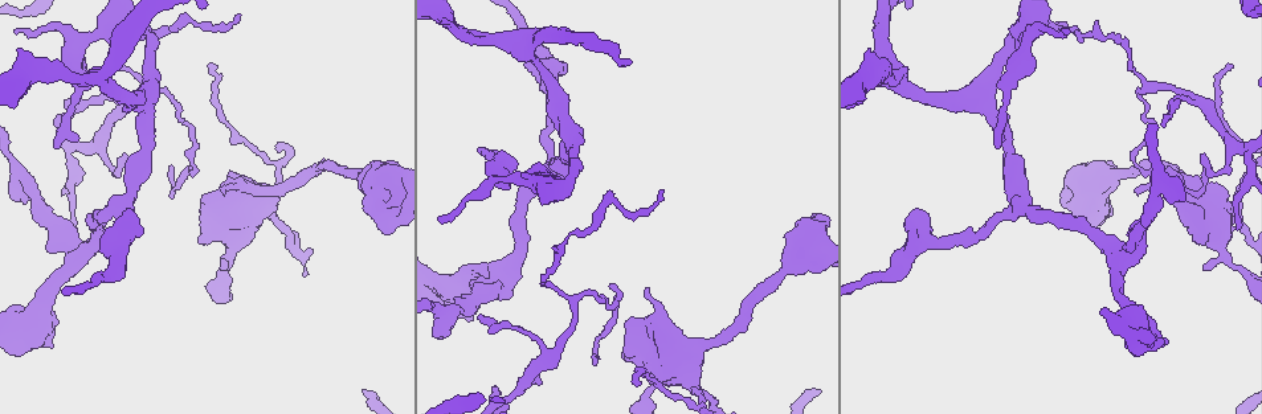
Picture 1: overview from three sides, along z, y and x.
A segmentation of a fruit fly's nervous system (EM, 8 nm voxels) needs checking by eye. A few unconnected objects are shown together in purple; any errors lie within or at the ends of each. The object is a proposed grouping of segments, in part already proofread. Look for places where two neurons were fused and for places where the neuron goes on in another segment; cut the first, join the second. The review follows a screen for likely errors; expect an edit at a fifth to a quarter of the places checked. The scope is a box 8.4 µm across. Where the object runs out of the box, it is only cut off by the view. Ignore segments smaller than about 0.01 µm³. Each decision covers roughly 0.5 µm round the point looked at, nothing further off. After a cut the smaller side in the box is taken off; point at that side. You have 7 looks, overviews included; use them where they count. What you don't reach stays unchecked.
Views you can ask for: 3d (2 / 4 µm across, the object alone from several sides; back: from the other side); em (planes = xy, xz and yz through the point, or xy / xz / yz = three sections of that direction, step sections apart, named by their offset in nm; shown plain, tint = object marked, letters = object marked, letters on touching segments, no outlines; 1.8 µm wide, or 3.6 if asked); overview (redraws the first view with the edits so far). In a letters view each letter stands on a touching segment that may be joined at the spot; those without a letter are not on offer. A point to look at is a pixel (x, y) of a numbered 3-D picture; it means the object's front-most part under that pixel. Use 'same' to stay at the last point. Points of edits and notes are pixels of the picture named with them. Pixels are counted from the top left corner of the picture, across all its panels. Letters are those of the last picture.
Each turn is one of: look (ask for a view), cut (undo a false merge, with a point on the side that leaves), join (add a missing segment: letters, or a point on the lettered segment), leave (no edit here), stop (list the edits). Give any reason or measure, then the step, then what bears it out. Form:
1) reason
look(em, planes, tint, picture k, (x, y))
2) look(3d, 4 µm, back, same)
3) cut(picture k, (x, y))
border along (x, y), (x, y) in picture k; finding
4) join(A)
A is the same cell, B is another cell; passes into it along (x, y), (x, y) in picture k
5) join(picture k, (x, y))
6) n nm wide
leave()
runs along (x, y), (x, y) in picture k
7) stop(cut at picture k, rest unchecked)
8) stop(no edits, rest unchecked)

tapers out
look(em, planes, plain, picture 1, (661, 192))

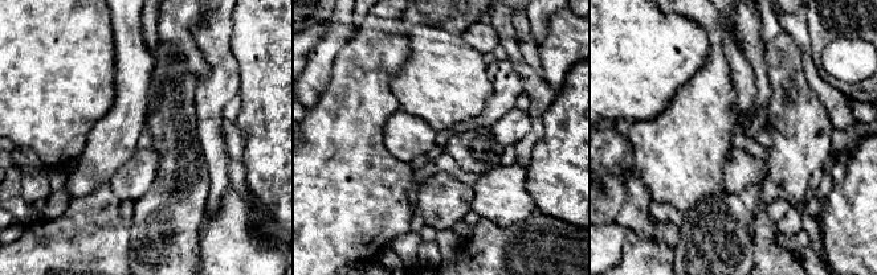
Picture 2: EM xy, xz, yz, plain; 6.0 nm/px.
look(em, planes, letters, same)

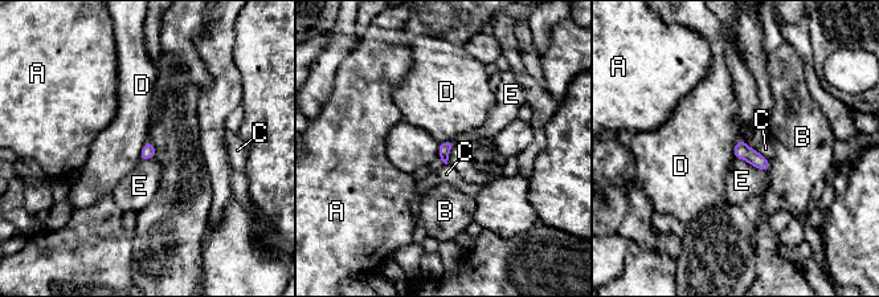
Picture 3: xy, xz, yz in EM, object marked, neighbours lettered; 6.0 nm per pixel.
80 nm wide
leave()
A, B, C, D and E are other cells; border along (452, 139), (438, 146), (437, 155) in picture 3; no lettered segment goes on from it

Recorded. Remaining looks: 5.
arms part here
look(3d, 4 µm, picture 1, (77, 54))

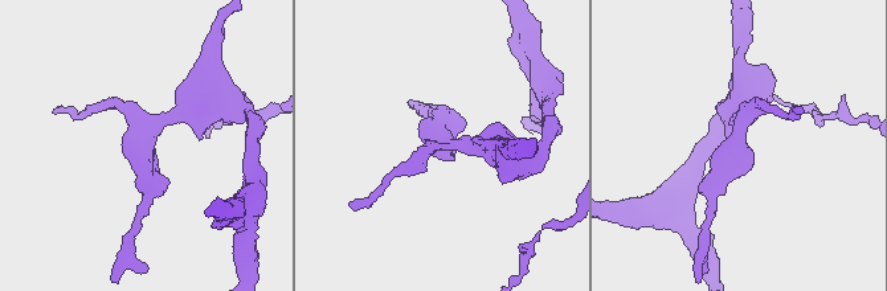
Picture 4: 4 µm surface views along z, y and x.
3 arms; arms of 170, 260, 320 nm; now the EM
look(em, 3.6 µm, planes, tint, picture 4, (145, 144))

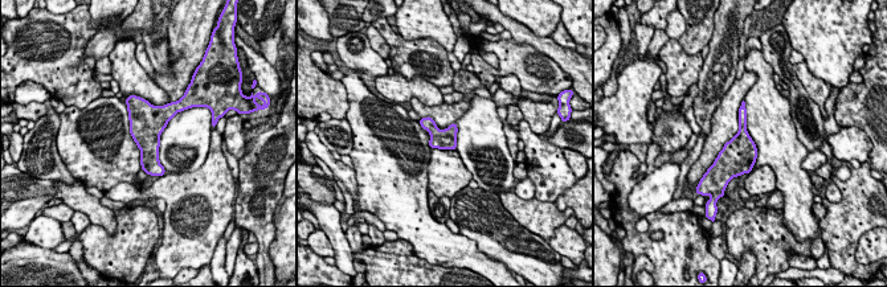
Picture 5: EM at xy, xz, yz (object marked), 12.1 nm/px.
look(em, 3.6 µm, planes, letters, same)

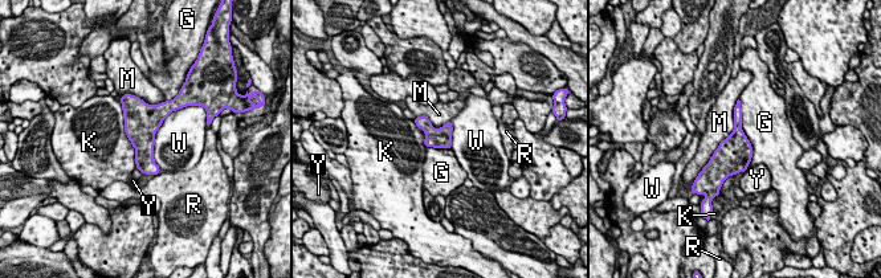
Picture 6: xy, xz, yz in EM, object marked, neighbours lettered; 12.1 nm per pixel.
leave()
G, K, M, R, W and Y are other cells; continuous, no second neuron

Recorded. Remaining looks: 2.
calibre changes
look(em, yz, step 8, tint, picture 1, (75, 259))

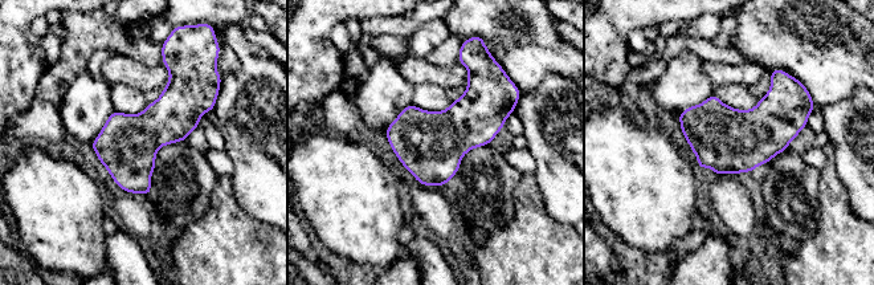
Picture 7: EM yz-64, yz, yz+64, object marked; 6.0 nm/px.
what lies round it
look(em, yz, step 8, letters, same)

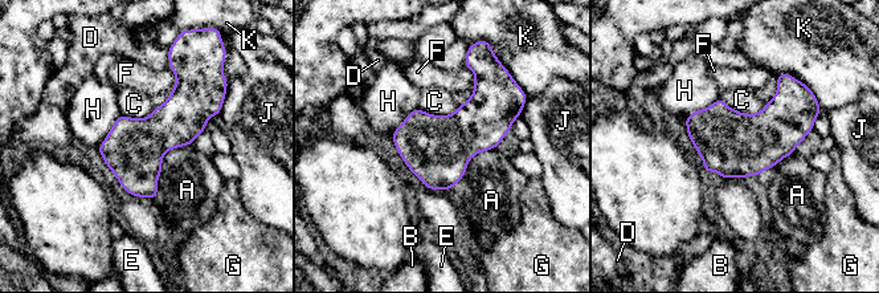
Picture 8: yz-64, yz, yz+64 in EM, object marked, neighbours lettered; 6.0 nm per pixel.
360 nm wide; A touches over 400 nm
leave()
A, B, C, D, E, F, G, H, J and K are other cells; continuous, no second neuron

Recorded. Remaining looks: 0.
stop(no edits, rest unchecked)

